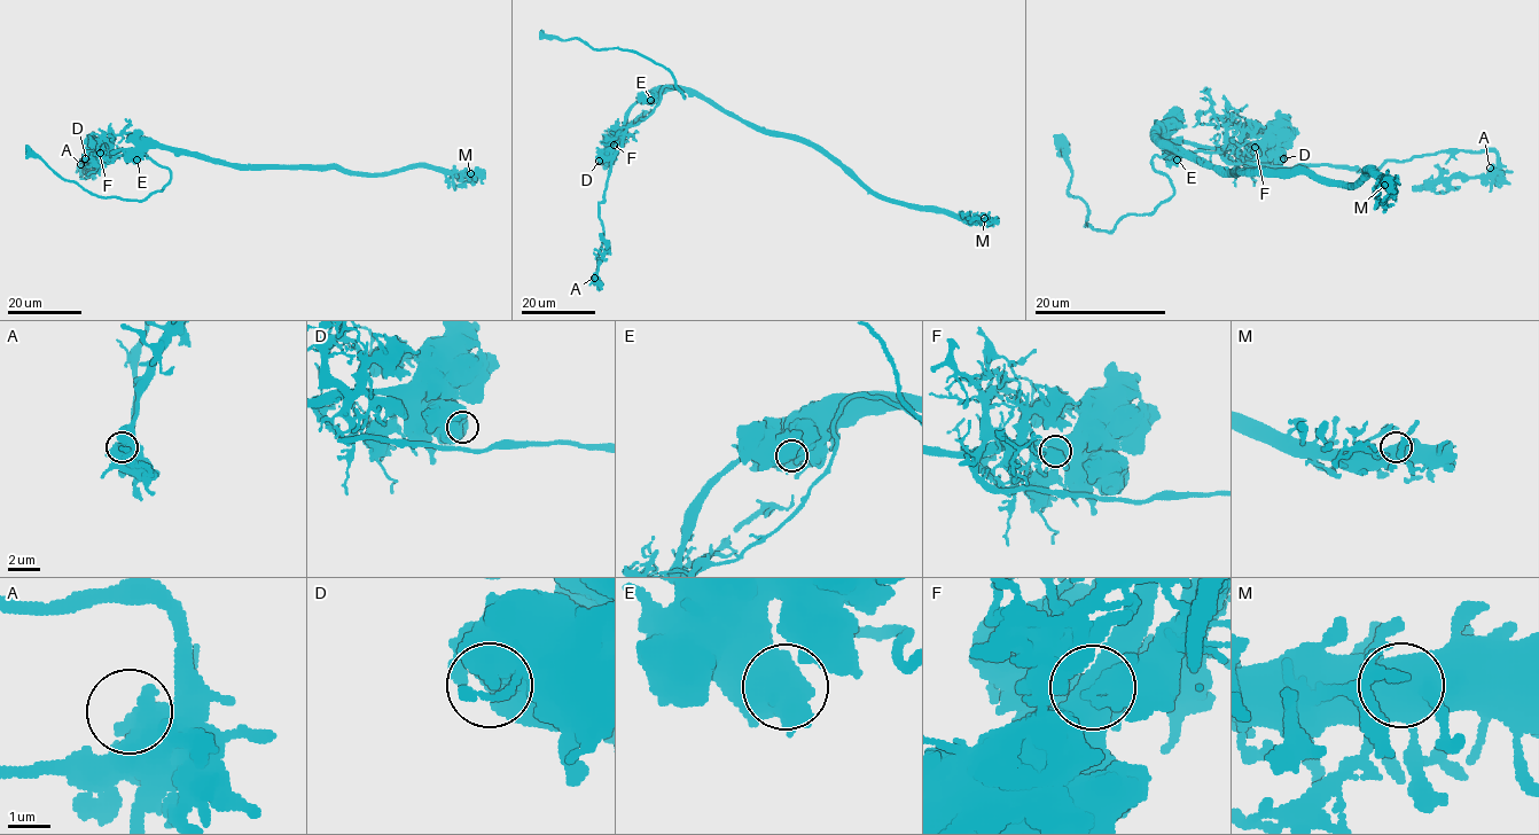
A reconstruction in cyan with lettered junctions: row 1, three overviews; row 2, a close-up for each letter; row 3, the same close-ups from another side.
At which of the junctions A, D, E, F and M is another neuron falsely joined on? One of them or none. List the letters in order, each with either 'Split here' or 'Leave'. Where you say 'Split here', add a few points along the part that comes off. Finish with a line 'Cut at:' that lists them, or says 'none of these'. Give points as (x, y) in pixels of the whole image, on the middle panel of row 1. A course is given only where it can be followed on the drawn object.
A: Leave
D: Leave
E: Leave
F: Split here. Course of the part to remove: (612, 145), (651, 112), (665, 86), (684, 98), (674, 77), (631, 51), (594, 49), (540, 30)
M: Leave
Cut at: F

